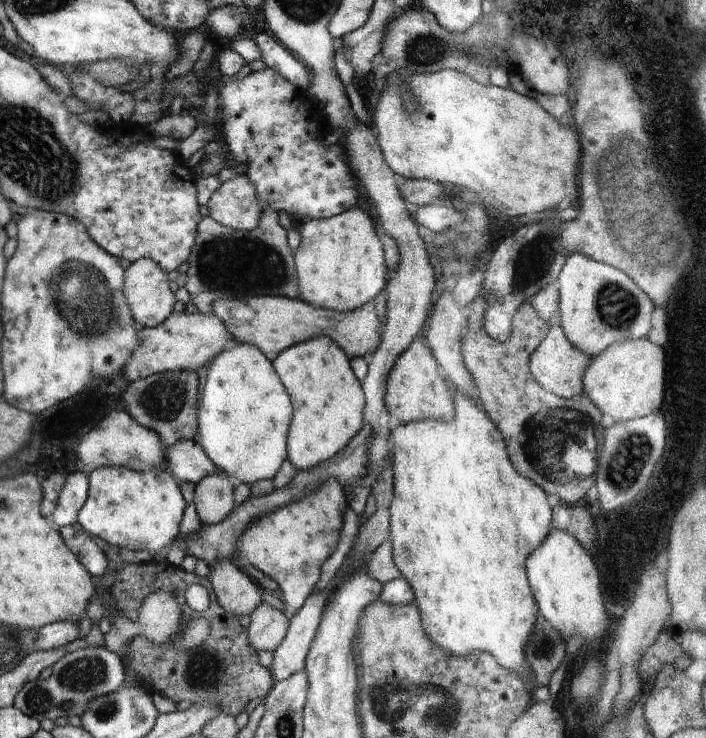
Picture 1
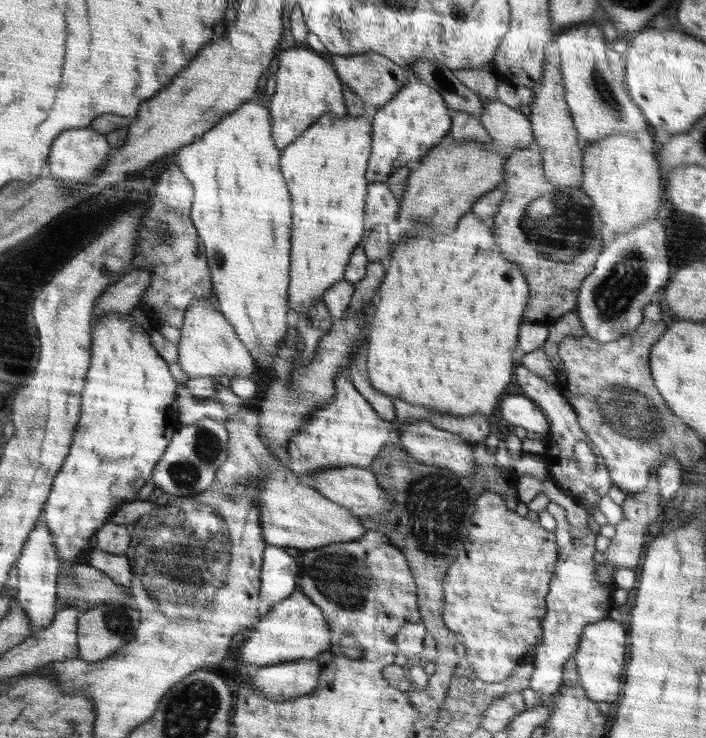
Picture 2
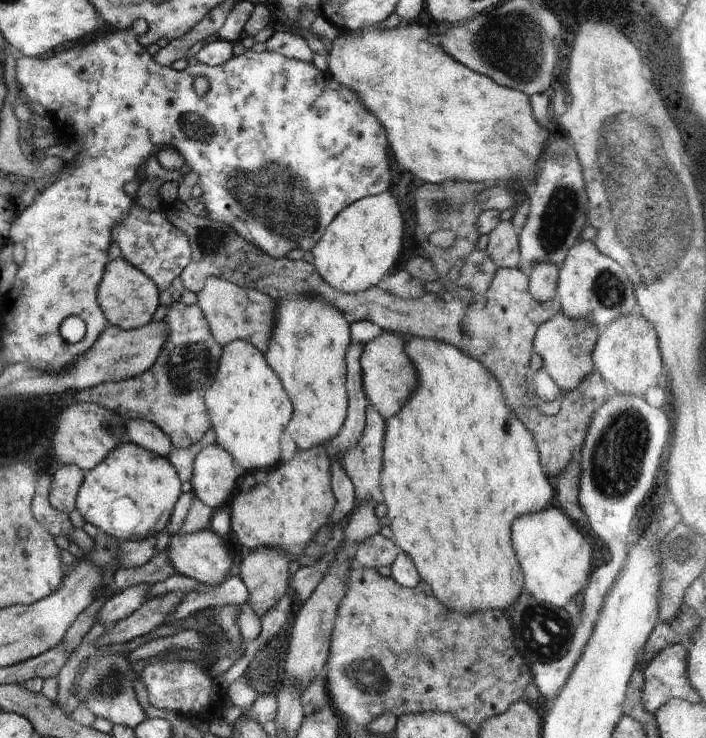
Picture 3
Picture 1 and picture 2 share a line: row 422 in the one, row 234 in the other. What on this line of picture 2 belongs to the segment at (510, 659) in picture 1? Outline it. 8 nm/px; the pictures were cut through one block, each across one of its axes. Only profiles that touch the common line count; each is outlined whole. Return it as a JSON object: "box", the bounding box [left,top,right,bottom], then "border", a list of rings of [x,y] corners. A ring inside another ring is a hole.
{"box":[367,211,529,416],"border":[[[472,211],[459,218],[458,226],[452,232],[452,236],[436,234],[432,229],[424,226],[423,229],[396,242],[385,262],[385,267],[385,277],[379,284],[376,296],[378,306],[375,306],[372,314],[374,322],[371,320],[368,326],[370,338],[367,344],[367,371],[372,386],[388,396],[394,396],[394,398],[400,398],[410,404],[418,404],[418,406],[424,406],[436,412],[446,412],[446,414],[456,414],[456,416],[472,416],[472,414],[486,416],[493,412],[502,401],[505,395],[504,390],[512,380],[512,368],[514,368],[512,354],[517,348],[523,314],[529,301],[529,284],[516,264],[504,260],[504,256],[500,254],[500,248],[494,242],[492,230],[486,224],[482,224],[482,219]]]}

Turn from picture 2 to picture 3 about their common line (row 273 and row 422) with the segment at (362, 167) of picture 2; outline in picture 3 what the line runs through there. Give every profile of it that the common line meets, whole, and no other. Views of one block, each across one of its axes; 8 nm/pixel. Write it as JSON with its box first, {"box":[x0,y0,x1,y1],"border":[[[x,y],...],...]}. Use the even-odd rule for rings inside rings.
{"box":[264,296,351,450],"border":[[[308,296],[277,302],[276,322],[264,356],[290,396],[293,413],[287,429],[297,450],[326,444],[340,432],[348,404],[344,356],[351,343],[350,324],[336,306]]]}

